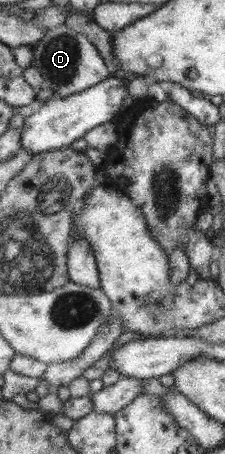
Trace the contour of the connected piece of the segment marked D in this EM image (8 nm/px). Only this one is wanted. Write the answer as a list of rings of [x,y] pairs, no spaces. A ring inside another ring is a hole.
[[[66,25],[47,29],[46,34],[34,45],[31,45],[33,67],[44,77],[42,87],[54,90],[60,98],[80,93],[108,78],[112,66],[106,65],[100,53],[87,38]]]

